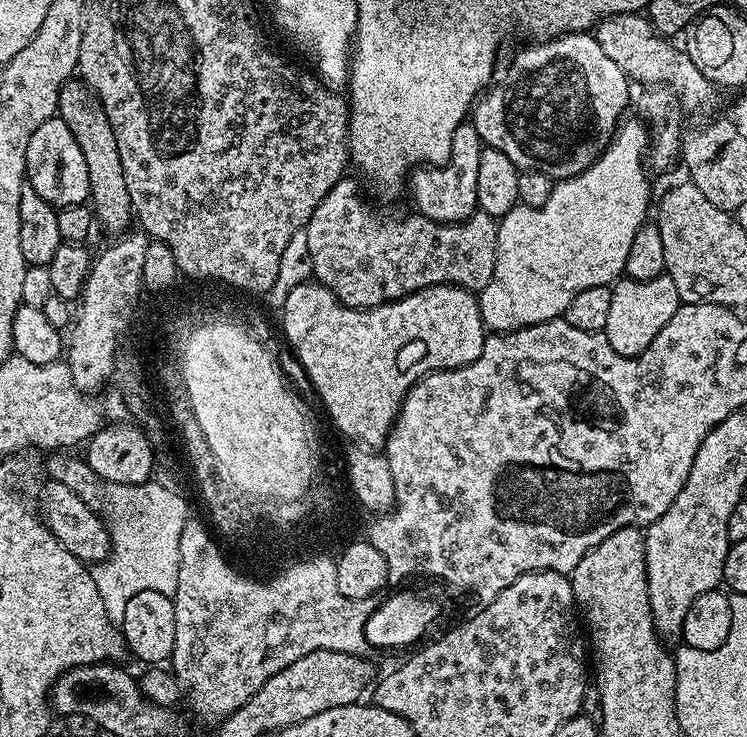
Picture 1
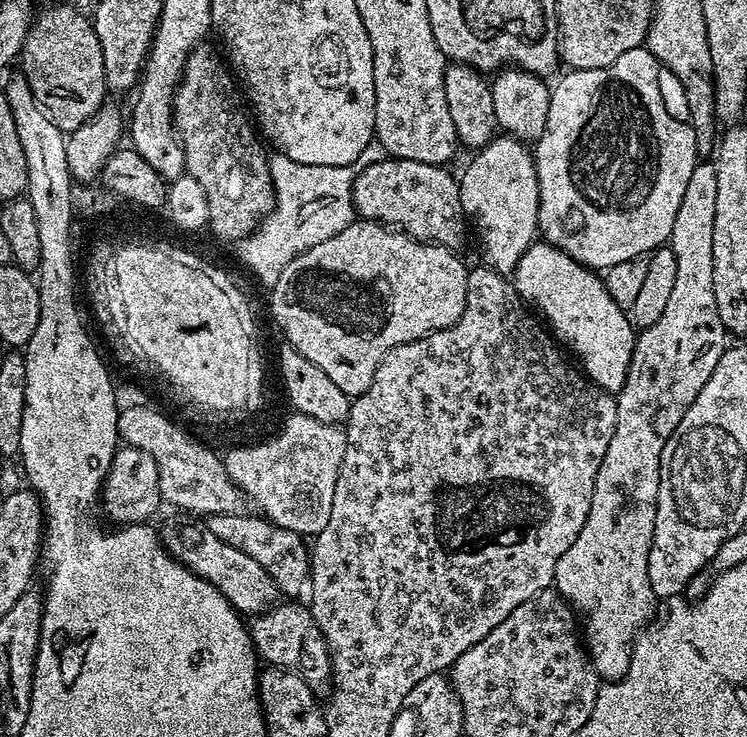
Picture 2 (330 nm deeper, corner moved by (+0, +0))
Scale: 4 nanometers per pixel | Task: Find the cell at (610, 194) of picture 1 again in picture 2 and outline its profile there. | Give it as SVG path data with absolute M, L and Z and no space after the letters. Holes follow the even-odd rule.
M641 46L634 50L626 50L626 54L618 58L618 62L605 68L578 68L565 71L565 76L552 88L550 114L546 114L546 130L534 144L534 159L540 191L538 228L547 243L562 249L585 268L603 270L614 266L617 262L626 262L626 258L648 256L671 241L674 218L678 214L678 206L682 206L682 194L686 194L686 185L690 183L690 174L694 174L698 157L692 125L681 117L680 121L678 117L668 113L668 104L664 101L663 90L660 89L660 72L662 73L662 66L656 61L654 54L650 54L647 47Z

